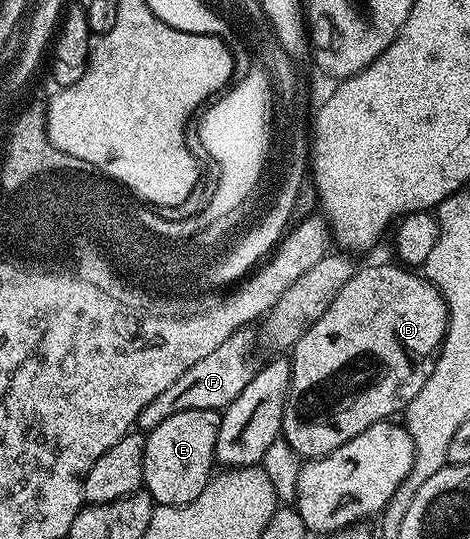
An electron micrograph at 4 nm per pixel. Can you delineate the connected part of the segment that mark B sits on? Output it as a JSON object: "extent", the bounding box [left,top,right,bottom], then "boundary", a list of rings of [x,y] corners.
{"extent":[281,263,449,460],"boundary":[[[375,263],[372,267],[360,266],[352,278],[345,281],[344,287],[333,297],[329,309],[325,309],[325,313],[321,313],[319,320],[299,338],[298,343],[290,352],[290,355],[292,354],[291,364],[289,364],[291,387],[287,391],[287,404],[283,410],[281,435],[282,438],[286,439],[288,445],[304,460],[319,459],[322,455],[333,453],[333,449],[337,449],[353,437],[357,437],[357,433],[365,433],[365,429],[369,425],[390,420],[395,417],[398,411],[400,414],[407,408],[409,401],[413,397],[417,397],[417,393],[421,393],[421,385],[425,385],[425,381],[431,372],[433,356],[443,346],[443,337],[447,334],[447,316],[449,312],[447,302],[443,300],[439,288],[431,280],[423,278],[422,274],[416,273],[406,266],[392,263]]]}

